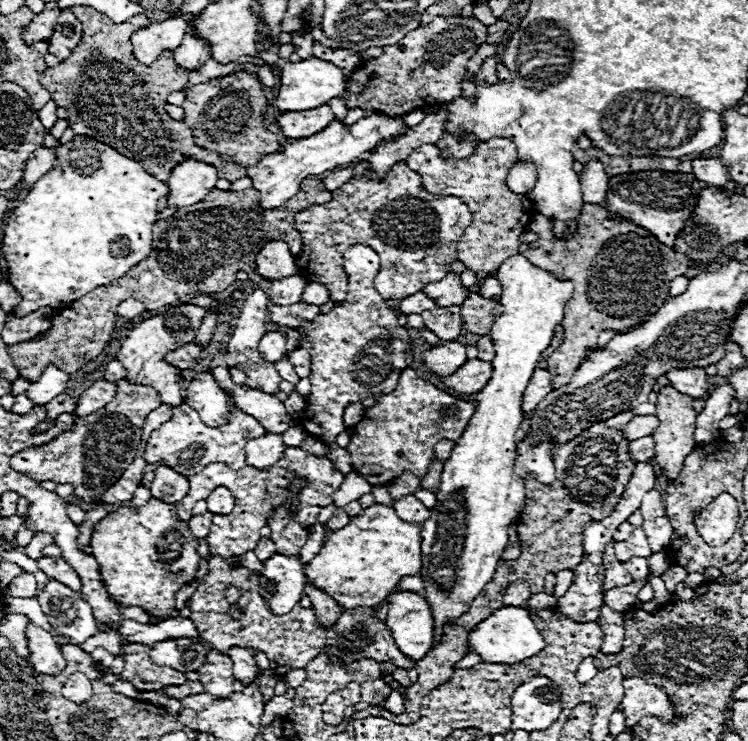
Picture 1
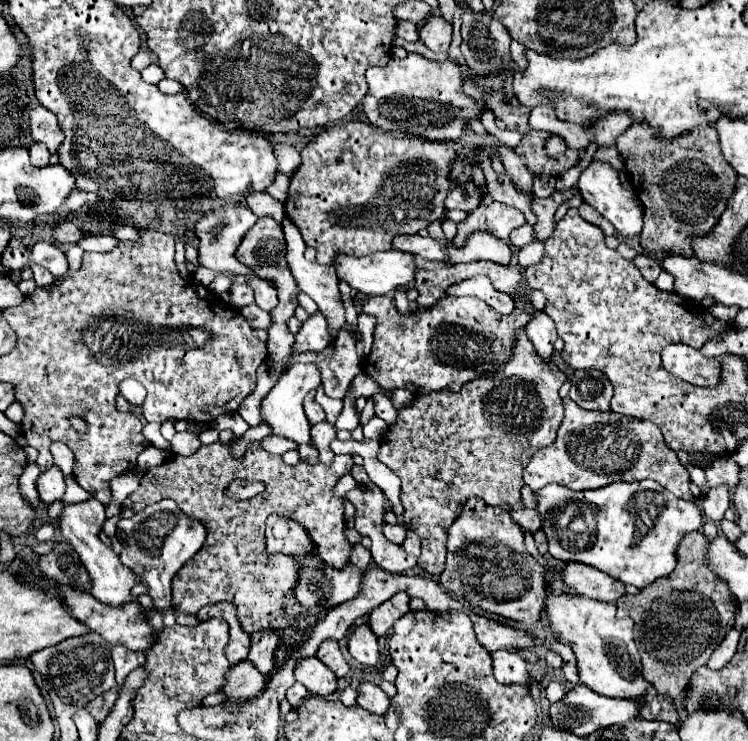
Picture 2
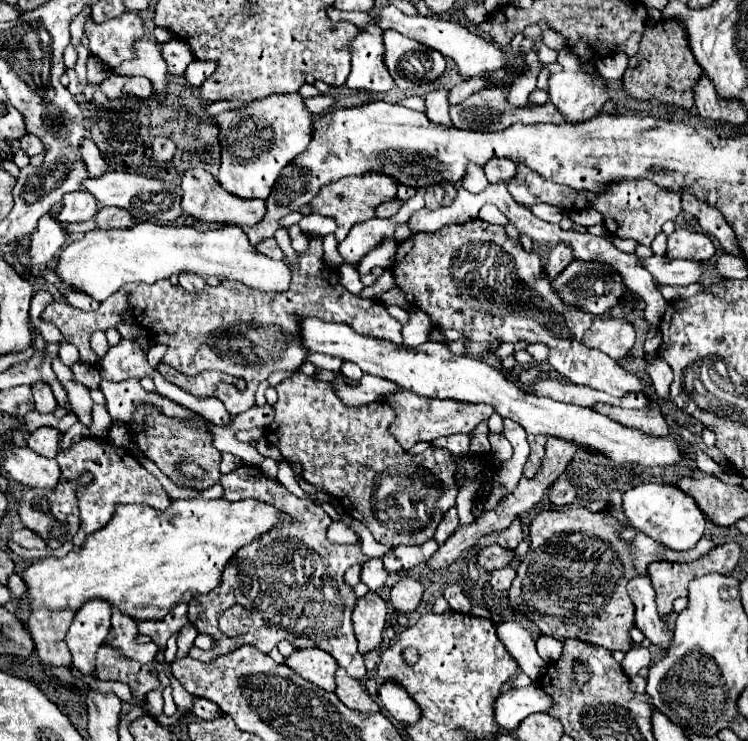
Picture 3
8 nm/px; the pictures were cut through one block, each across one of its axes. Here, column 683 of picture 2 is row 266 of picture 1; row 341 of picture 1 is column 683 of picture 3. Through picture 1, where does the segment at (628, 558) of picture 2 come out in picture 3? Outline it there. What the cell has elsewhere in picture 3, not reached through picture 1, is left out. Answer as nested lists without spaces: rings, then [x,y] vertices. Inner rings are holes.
[[[640,484],[624,492],[624,508],[626,516],[630,516],[632,524],[644,532],[648,538],[660,542],[670,550],[692,550],[706,530],[706,516],[698,508],[696,500],[686,492],[678,490],[670,484]]]

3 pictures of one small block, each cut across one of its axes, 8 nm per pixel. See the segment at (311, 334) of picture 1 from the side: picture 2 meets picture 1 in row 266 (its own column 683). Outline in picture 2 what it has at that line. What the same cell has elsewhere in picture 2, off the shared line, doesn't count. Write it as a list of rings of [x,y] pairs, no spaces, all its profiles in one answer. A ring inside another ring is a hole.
[[[670,344],[662,350],[662,366],[694,384],[694,386],[718,386],[720,384],[720,358],[706,358],[700,354],[700,350],[694,350],[686,344]]]

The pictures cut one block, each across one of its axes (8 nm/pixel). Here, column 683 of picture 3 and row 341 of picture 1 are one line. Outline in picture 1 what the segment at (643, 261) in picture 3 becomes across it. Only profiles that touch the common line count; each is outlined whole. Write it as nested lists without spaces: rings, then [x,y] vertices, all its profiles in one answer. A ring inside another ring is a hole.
[[[266,332],[258,344],[258,350],[264,360],[276,362],[286,354],[286,338],[282,332]]]

